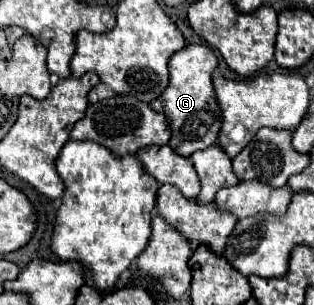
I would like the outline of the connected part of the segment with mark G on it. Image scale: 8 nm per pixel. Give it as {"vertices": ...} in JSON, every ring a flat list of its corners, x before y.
{"vertices":[[187,45,169,59,169,85,167,89,149,103,157,113,163,113,171,127,169,147,181,155,191,157,195,151,203,151,217,143,221,127,221,109,213,95,211,73,217,67,217,55,209,45]]}

